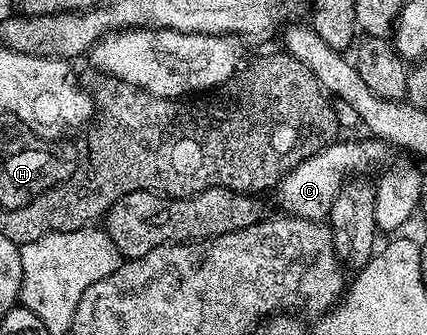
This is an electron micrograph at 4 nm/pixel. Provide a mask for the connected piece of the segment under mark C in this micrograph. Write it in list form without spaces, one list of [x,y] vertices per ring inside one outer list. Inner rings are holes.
[[[377,139],[342,140],[335,140],[334,144],[326,145],[316,155],[305,157],[295,169],[282,176],[276,186],[276,194],[278,193],[278,201],[282,204],[283,214],[325,222],[329,218],[332,203],[348,180],[348,175],[370,175],[366,173],[374,172],[377,174],[387,164],[385,161],[389,159],[390,153],[392,154],[391,146]]]

